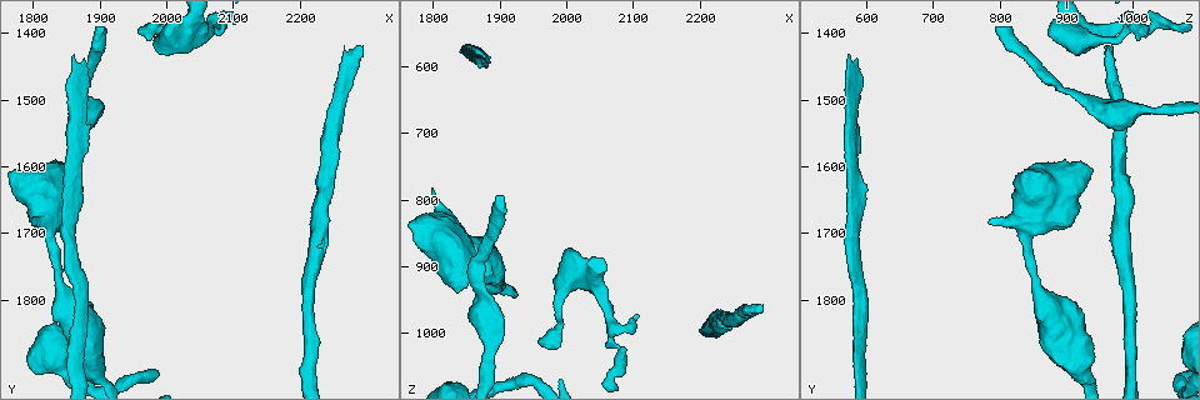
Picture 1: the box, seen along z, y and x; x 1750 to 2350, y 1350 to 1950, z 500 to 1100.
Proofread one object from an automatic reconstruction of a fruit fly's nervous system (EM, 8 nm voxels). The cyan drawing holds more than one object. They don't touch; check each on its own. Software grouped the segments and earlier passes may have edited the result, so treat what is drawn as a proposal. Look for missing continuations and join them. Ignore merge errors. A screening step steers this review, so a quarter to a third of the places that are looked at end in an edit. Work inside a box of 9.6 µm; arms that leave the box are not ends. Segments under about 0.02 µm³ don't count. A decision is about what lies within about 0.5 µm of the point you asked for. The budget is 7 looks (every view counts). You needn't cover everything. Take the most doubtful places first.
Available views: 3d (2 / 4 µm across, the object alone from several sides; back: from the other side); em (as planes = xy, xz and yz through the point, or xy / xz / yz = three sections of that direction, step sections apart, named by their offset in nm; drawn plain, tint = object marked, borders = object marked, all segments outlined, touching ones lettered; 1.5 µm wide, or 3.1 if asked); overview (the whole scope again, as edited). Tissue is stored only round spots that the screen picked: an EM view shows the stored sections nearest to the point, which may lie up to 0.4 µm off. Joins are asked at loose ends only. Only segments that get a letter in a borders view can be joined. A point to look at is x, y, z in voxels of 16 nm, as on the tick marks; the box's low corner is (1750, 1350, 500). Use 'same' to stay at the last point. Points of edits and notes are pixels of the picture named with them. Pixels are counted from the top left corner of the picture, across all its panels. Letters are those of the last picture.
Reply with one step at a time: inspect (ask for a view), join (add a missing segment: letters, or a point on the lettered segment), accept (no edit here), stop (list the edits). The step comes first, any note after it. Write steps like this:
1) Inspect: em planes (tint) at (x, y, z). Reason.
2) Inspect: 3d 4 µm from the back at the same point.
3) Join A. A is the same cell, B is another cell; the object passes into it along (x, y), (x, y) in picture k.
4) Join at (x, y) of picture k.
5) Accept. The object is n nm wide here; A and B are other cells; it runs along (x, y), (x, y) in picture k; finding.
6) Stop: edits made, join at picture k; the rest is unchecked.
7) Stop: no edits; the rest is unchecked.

Inspect: 3d 2 µm at (2295, 1420, 955). Long arm stops here.

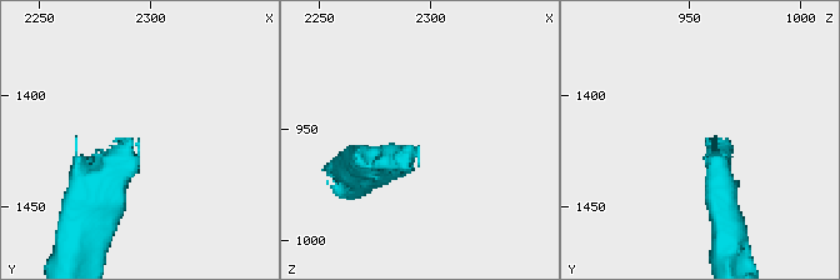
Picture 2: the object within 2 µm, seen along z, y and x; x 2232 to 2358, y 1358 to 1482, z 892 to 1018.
Inspect: em planes (borders) at (2294, 1421, 958).

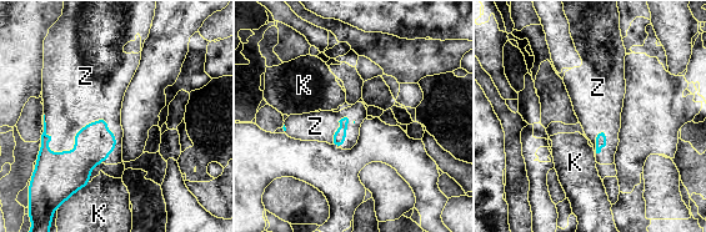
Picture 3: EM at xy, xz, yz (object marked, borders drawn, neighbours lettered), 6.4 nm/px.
Join Z. Z is the same cell, K is another cell; it goes on there.

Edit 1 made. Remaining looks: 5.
Inspect: 3d 2 µm at (1905, 1390, 795). End of a long branch.

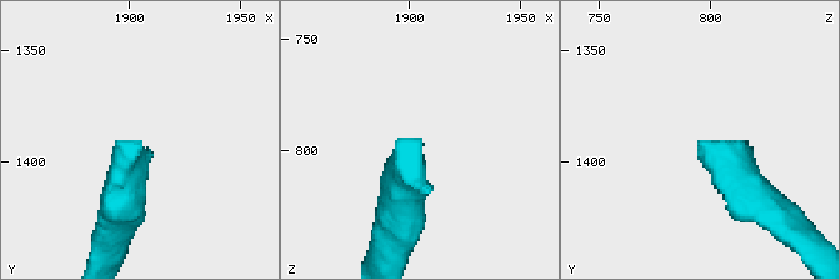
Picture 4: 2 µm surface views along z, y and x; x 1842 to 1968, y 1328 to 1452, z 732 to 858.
Inspect: em planes (borders) at (1906, 1391, 795).

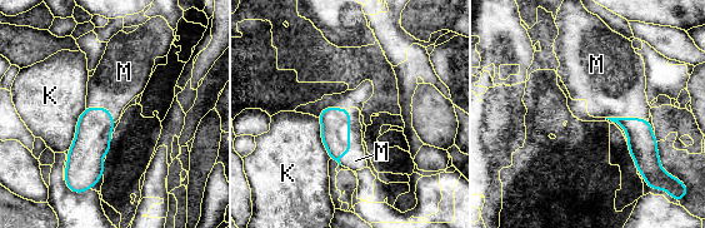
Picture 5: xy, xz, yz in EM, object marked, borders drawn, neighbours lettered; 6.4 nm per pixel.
Join M. M is the same cell, K is another cell; the neuron continues.

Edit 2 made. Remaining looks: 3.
Inspect: overview.

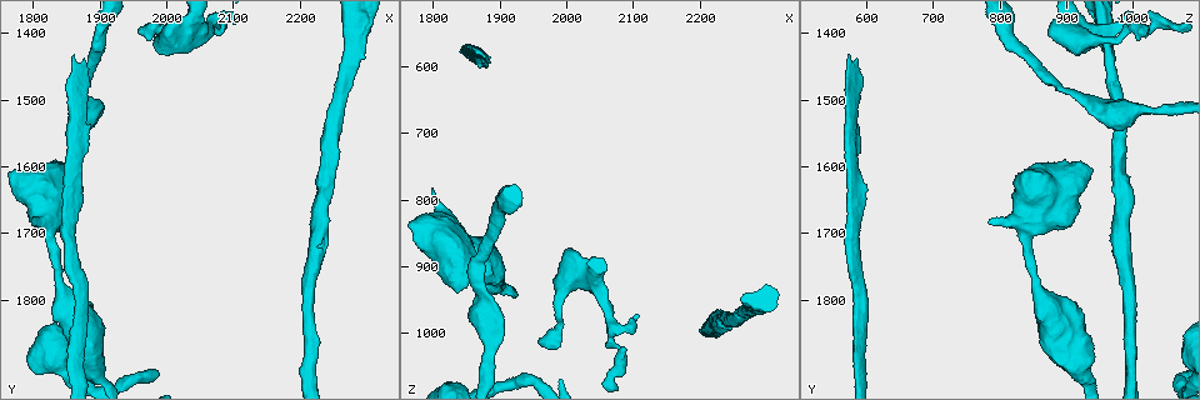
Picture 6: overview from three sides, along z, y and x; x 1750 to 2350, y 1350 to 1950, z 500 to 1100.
Inspect: em planes (borders) at (1885, 1485, 595). An open end.

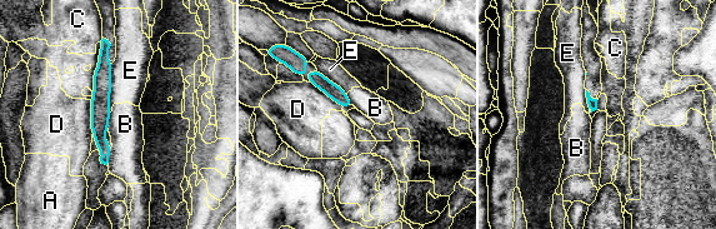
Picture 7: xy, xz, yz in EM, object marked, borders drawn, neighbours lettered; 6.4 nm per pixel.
Accept. A, B, C, D and E are other cells; no lettered segment goes on from it.

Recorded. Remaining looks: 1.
Stop: edits made, join at picture 3, join at picture 5; the rest is unchecked.

